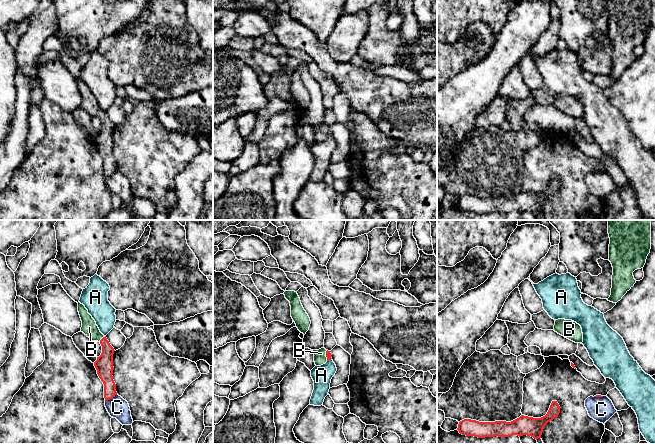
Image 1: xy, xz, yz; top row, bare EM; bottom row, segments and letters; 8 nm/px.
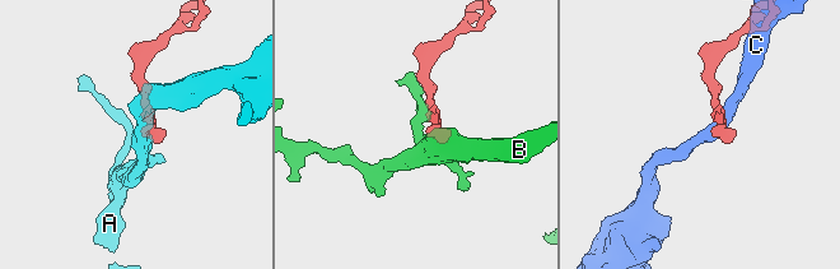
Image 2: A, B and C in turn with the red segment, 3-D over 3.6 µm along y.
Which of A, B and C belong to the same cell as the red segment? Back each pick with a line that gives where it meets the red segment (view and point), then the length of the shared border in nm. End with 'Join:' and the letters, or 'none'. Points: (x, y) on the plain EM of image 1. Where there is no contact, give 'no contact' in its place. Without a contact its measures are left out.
B: xy (102, 114) | 70 nm
Join: B

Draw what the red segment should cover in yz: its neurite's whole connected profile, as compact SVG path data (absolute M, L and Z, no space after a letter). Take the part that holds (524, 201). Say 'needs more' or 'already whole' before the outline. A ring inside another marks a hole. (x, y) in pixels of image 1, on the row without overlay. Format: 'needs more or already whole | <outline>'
already whole | M552 177L547 190L541 194L533 194L521 191L519 194L511 197L479 198L471 195L464 195L459 198L457 206L460 210L474 212L478 214L485 213L509 213L531 212L534 215L541 214L545 201L558 193L560 182L557 177Z

